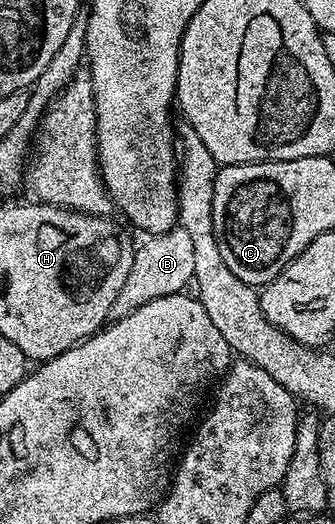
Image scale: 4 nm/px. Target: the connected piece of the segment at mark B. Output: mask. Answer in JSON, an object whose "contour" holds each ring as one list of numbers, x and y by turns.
{"contour":[[178,226,170,232,162,232,156,236,148,235,140,248,134,249,135,257,129,266,129,278,125,278,125,286,121,286,121,294,113,298,110,319,120,320,133,310,145,306,145,302,153,302,153,298,165,298,169,294,183,292,194,281,193,274,193,242,189,234]]}

